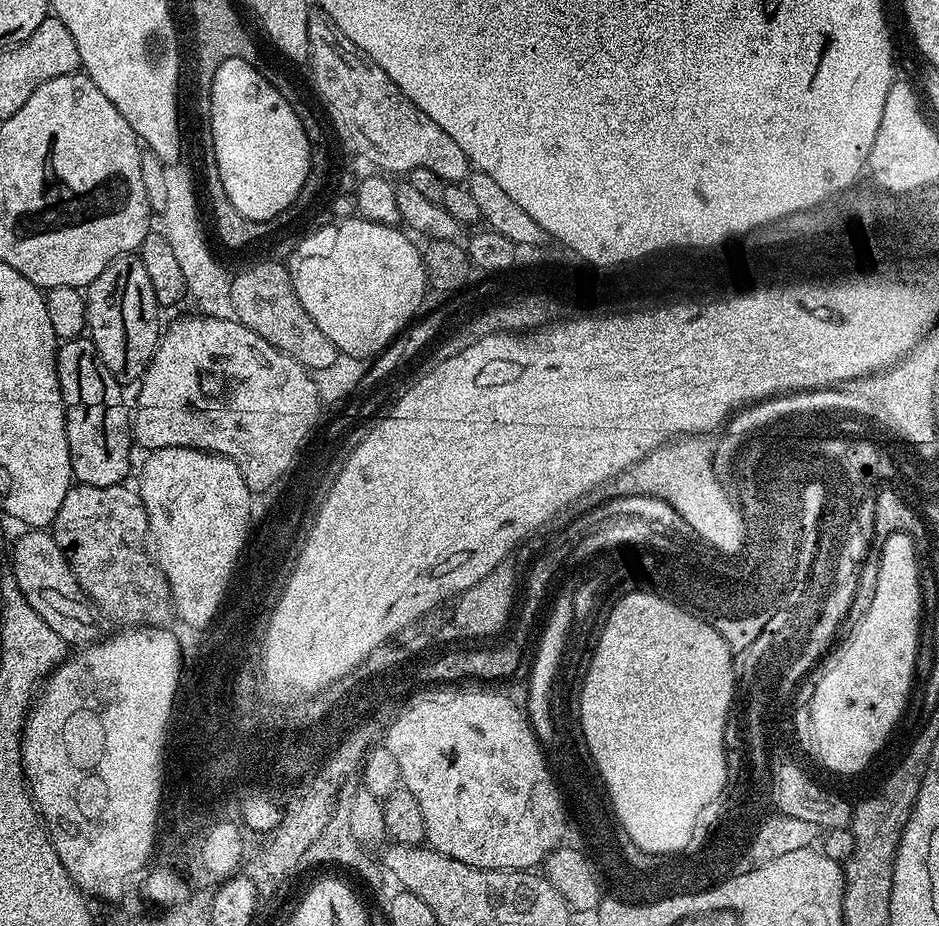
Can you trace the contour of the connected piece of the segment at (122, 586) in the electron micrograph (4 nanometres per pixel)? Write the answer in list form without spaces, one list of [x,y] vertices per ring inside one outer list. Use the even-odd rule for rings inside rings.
[[[73,483],[72,489],[62,502],[62,510],[58,510],[56,521],[50,525],[50,533],[61,550],[67,553],[74,578],[105,617],[108,615],[110,619],[117,620],[124,628],[164,626],[169,623],[167,620],[172,620],[174,616],[170,586],[159,563],[150,555],[149,545],[148,548],[144,545],[149,543],[150,533],[148,515],[140,493],[135,487],[128,487],[127,483],[114,486]]]

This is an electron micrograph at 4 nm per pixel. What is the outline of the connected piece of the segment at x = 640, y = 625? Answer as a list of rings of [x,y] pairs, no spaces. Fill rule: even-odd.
[[[628,592],[608,612],[604,620],[604,628],[599,629],[598,646],[594,650],[594,658],[590,662],[590,670],[586,670],[586,682],[580,691],[580,712],[582,730],[585,732],[586,746],[598,766],[600,776],[612,799],[612,809],[629,838],[640,849],[655,849],[664,851],[678,848],[688,840],[688,832],[692,832],[699,806],[707,800],[717,797],[721,780],[724,779],[721,751],[726,747],[726,729],[730,713],[734,707],[734,689],[736,680],[733,676],[733,655],[726,642],[716,628],[712,628],[703,618],[692,616],[687,607],[679,608],[652,592]]]

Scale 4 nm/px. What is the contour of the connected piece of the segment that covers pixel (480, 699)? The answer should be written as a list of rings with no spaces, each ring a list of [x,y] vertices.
[[[456,686],[451,691],[447,691],[446,693],[441,693],[441,697],[434,696],[431,698],[430,696],[423,696],[424,700],[417,700],[417,703],[412,705],[412,708],[408,709],[408,712],[404,714],[404,716],[400,717],[399,724],[396,724],[396,727],[392,729],[392,737],[391,737],[391,746],[392,750],[390,754],[394,754],[394,762],[398,762],[398,770],[400,771],[400,779],[402,781],[403,787],[407,788],[410,794],[414,794],[414,798],[418,798],[418,802],[422,806],[422,822],[426,822],[426,830],[424,831],[425,841],[432,848],[441,852],[442,855],[448,855],[450,858],[457,859],[458,862],[464,862],[467,866],[472,867],[480,867],[480,868],[493,868],[494,870],[506,871],[508,869],[535,869],[537,866],[535,864],[543,865],[545,861],[547,861],[548,856],[552,851],[548,849],[548,846],[544,844],[542,846],[542,842],[538,840],[538,842],[534,842],[534,836],[536,836],[536,832],[532,834],[532,816],[536,816],[536,814],[530,814],[528,810],[530,810],[530,806],[534,804],[534,802],[530,802],[532,800],[532,782],[536,784],[536,788],[538,788],[538,784],[540,784],[540,776],[544,776],[546,772],[542,770],[542,760],[540,759],[540,754],[537,751],[539,748],[539,744],[536,741],[536,736],[532,732],[532,727],[529,722],[524,722],[520,718],[520,714],[516,712],[515,708],[513,708],[512,704],[508,703],[508,694],[505,694],[503,691],[501,692],[483,692],[480,688],[462,688],[464,686]]]

